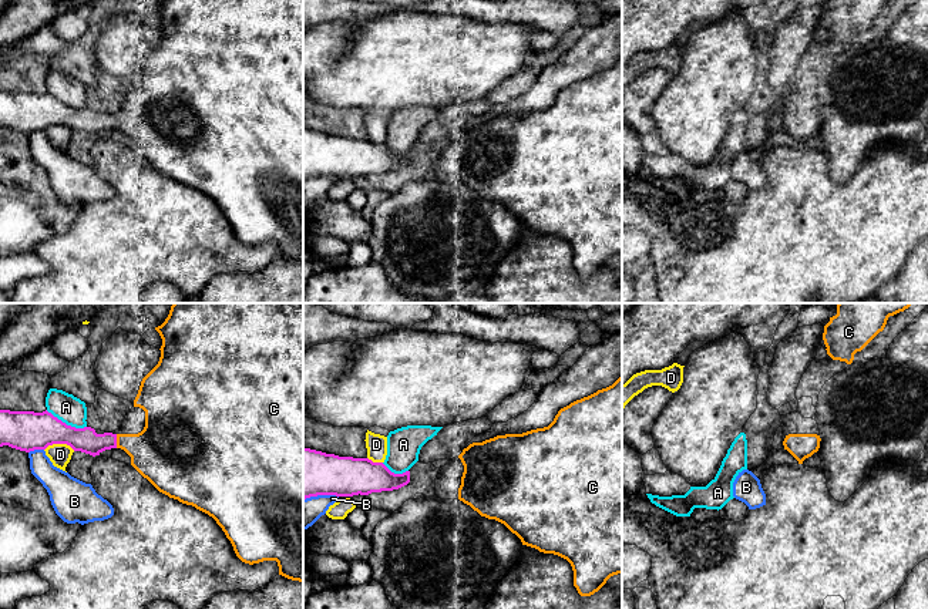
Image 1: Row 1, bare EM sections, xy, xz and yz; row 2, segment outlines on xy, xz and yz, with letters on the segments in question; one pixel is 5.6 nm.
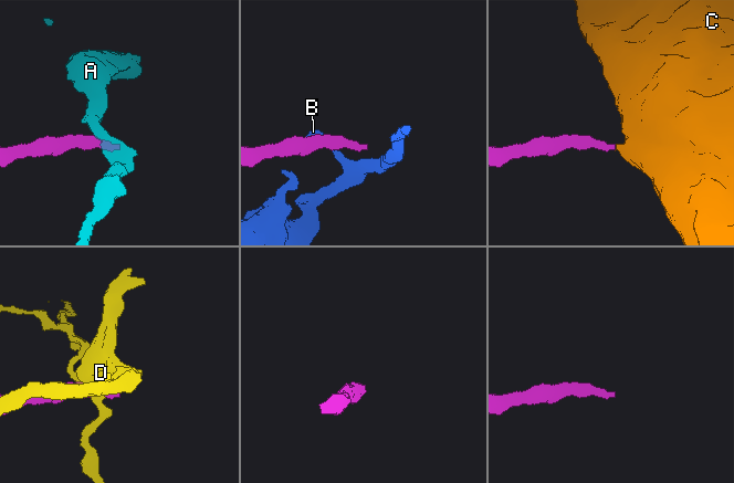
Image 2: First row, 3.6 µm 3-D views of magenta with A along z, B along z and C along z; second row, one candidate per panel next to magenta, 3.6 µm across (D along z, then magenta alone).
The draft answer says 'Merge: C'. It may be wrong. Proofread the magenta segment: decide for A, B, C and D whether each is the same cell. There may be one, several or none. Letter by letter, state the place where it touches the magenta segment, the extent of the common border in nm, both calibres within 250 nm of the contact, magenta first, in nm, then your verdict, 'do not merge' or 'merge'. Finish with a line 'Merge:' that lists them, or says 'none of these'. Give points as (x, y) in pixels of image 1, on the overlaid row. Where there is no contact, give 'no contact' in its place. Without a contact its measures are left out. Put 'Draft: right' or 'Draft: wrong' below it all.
A: xy (64, 423) | 260 nm | 220/160 nm | do not merge
B: xy (36, 448) | 90 nm | 220/160 nm | do not merge
C: xy (116, 441) | 80 nm | 140/320 nm | merge
D: xy (60, 443) | 180 nm | 220/130 nm | do not merge
Merge: C
Draft: right

